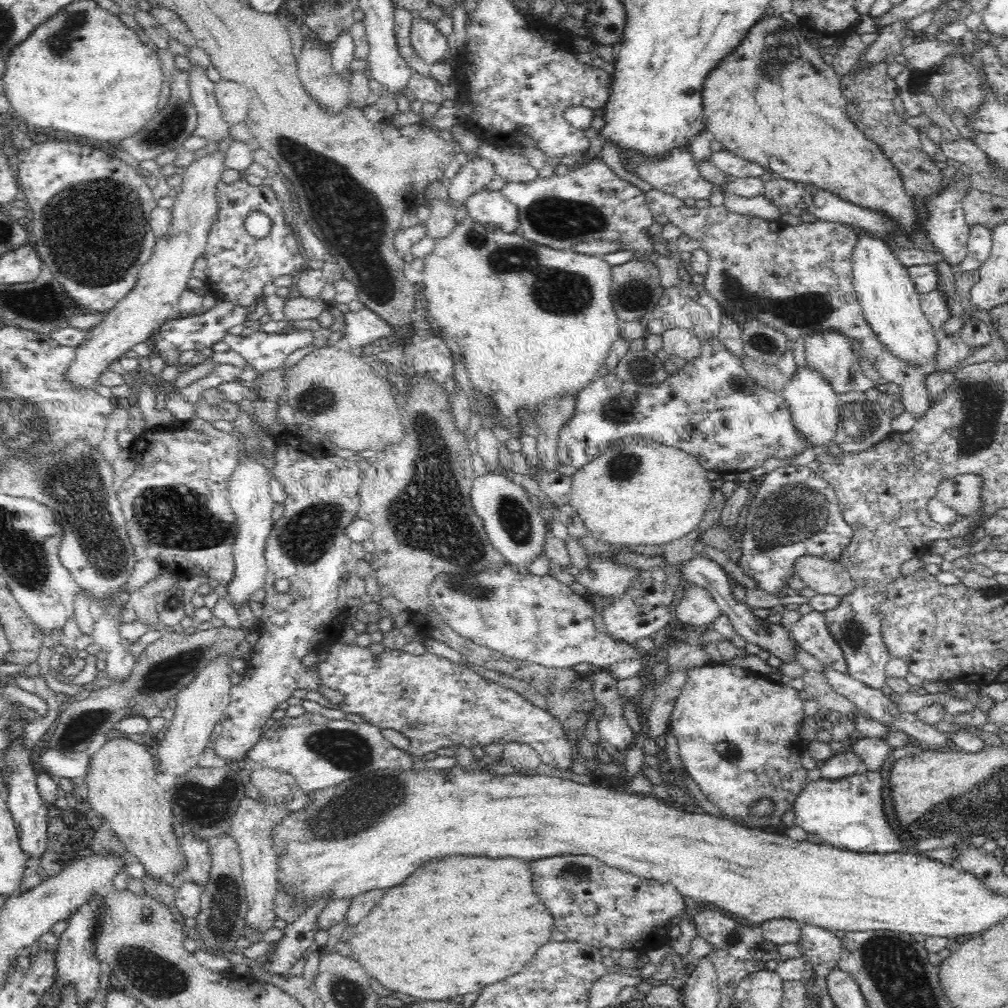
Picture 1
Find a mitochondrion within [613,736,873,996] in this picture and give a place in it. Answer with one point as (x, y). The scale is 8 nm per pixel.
(734, 938)

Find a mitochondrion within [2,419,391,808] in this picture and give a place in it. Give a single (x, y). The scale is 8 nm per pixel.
(72, 479)

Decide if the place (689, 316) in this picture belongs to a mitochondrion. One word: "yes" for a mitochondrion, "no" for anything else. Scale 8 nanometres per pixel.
no

